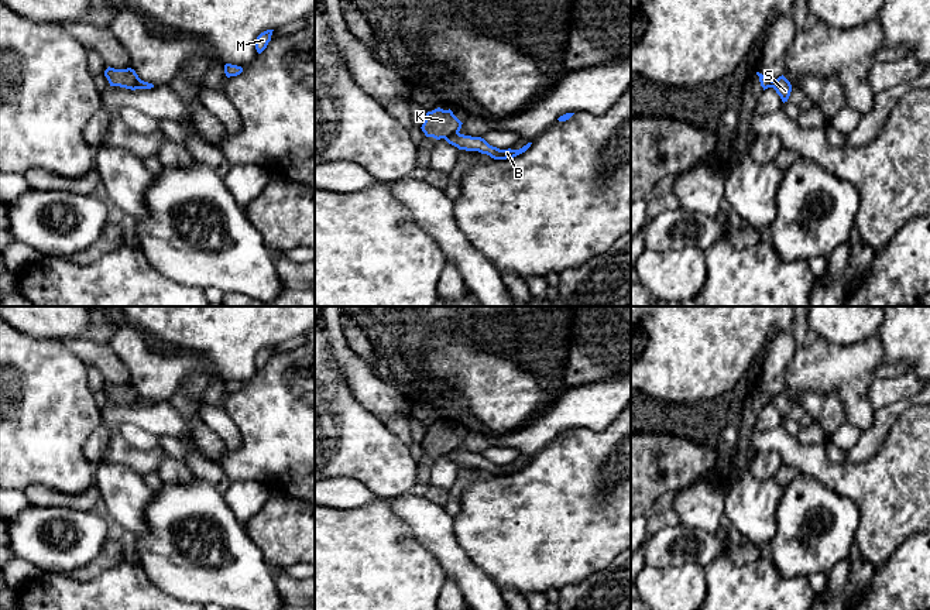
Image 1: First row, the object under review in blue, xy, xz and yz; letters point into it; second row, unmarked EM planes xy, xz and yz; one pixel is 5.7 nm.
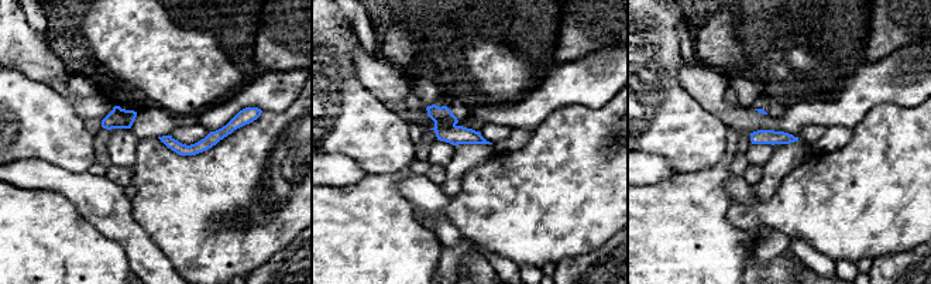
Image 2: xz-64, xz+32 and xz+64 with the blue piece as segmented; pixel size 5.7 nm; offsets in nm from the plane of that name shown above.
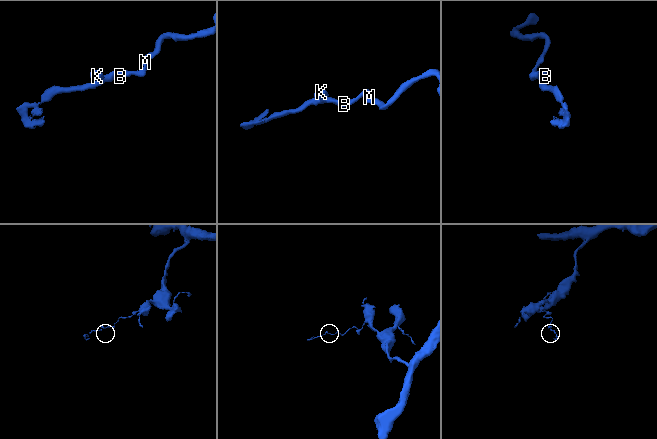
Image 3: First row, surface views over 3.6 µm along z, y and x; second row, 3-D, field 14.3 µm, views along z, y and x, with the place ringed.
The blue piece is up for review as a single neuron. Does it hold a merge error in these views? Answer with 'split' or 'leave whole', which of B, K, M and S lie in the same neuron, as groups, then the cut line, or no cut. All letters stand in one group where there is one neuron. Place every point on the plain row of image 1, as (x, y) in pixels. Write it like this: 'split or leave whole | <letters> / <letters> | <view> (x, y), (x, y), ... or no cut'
split | B M S / K | xz (457, 448), (445, 455)

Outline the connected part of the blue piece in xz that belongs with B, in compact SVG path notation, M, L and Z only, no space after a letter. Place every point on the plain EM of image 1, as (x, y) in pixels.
M456 449L450 453L445 455L449 460L457 463L459 466L466 466L466 467L478 467L481 470L487 470L494 476L507 476L507 474L514 474L522 469L525 469L532 459L528 459L519 466L500 466L497 463L490 462L484 455L481 453L471 453L471 452L464 452L460 449Z

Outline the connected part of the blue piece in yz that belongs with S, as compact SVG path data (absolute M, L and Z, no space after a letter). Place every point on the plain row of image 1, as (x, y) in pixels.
M783 391L773 397L772 404L780 412L783 419L787 418L792 408L792 401Z

